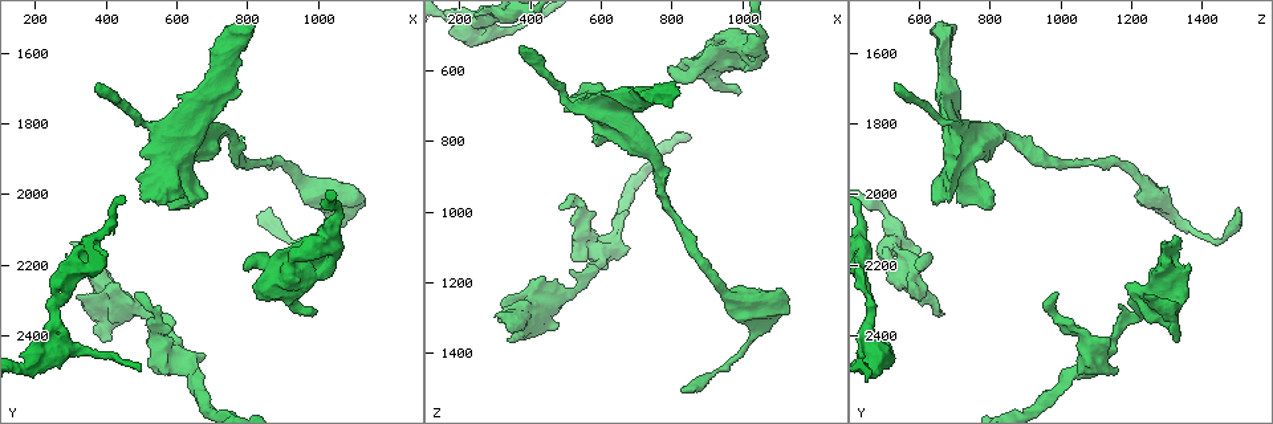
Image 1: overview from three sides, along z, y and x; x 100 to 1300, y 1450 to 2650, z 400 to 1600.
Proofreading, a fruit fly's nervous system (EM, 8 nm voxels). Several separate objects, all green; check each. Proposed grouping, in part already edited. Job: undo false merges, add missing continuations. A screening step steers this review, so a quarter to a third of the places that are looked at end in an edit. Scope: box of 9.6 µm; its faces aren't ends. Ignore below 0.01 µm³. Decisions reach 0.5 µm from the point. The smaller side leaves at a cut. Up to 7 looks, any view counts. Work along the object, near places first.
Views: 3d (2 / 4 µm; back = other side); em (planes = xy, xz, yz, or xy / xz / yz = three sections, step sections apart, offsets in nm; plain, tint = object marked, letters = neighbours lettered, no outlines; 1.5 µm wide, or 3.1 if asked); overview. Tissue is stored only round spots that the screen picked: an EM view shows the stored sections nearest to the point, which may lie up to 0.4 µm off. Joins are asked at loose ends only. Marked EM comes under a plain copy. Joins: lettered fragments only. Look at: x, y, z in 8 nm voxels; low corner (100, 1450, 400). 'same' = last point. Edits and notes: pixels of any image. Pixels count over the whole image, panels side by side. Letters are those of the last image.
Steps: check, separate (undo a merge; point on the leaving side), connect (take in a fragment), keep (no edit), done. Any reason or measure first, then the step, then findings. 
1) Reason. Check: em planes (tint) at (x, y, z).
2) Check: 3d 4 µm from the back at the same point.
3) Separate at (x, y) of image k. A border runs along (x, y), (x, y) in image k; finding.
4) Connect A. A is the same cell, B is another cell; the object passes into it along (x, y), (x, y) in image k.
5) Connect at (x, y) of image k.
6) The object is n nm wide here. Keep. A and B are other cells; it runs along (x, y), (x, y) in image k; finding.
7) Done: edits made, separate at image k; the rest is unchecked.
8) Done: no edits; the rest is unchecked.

Abrupt turn. Check: em xz step 8 (tint) at (1060, 2050, 510).

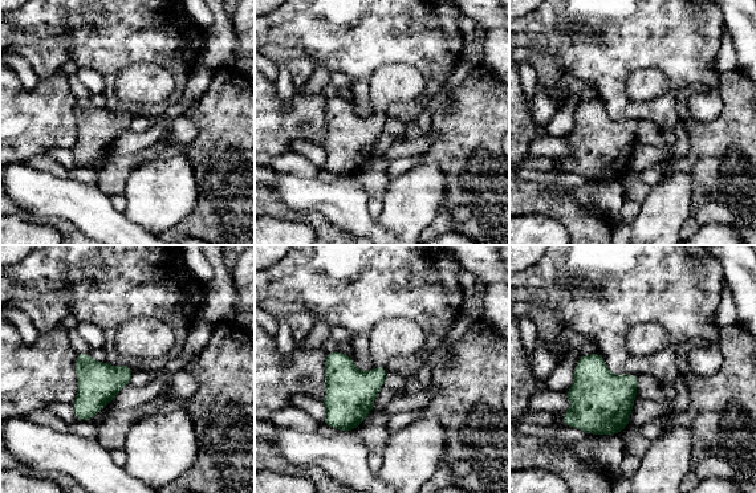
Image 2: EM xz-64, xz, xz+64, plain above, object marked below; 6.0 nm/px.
Check: em planes (tint) at the same point.

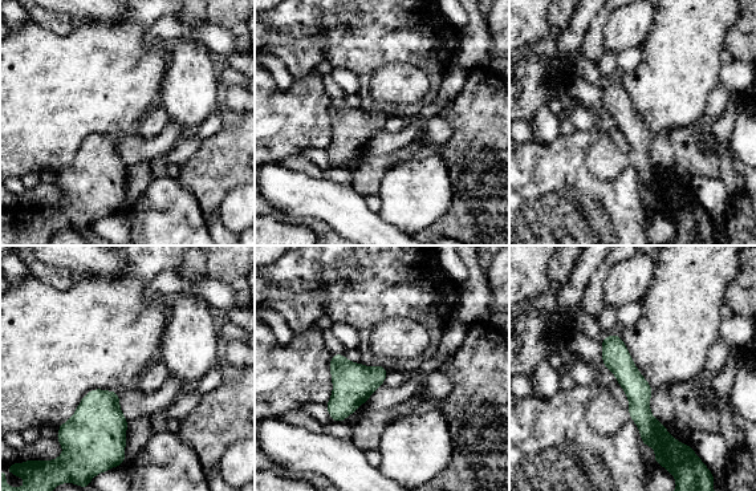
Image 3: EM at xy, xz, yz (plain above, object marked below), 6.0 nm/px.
Check: em planes (letters) at the same point.

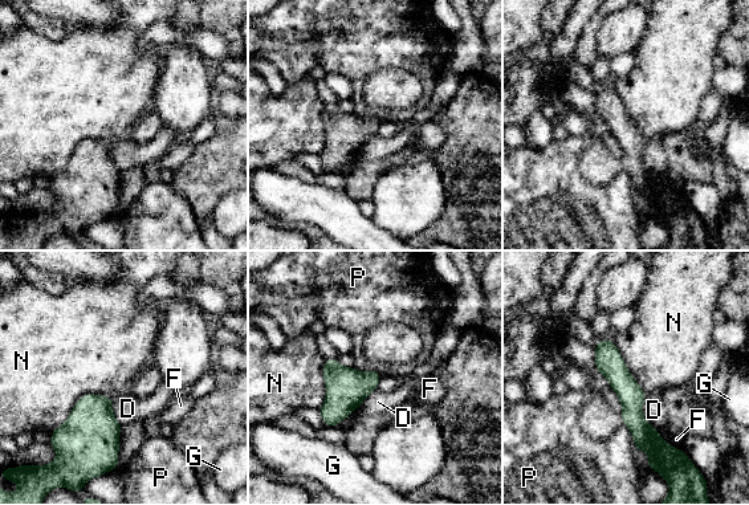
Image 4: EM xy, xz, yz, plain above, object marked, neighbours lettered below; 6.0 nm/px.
The object is 170 nm wide here. Keep. D, F, G, N and P are other cells; it runs along (599, 343), (658, 452) in image 4; all the same cell.

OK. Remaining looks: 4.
Stops while still wide. Check: 3d 4 µm at (320, 2180, 1310).

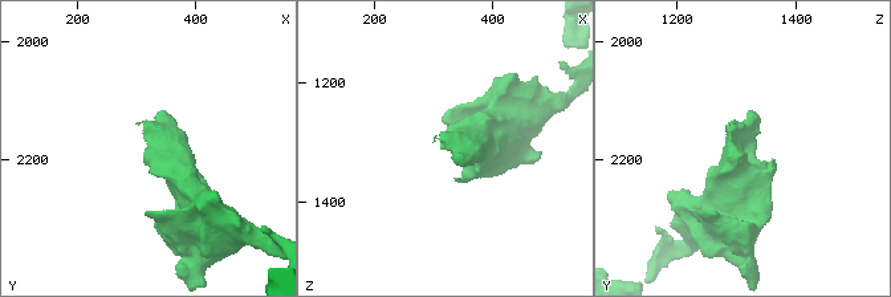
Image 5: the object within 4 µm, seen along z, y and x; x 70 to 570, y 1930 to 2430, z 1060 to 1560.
Check: em planes (letters) at (315, 2190, 1310).

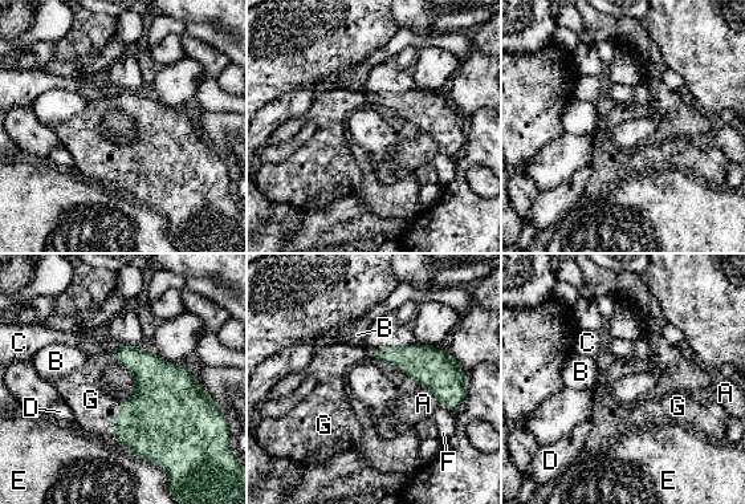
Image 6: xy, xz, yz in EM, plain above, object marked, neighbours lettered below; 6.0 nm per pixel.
Connect at (85, 387) of image 6. G is the same cell, A, B, C, D, E and F are other cells; the cell continues.

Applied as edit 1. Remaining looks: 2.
Done: edits made, connect at image 6; the rest is unchecked.

